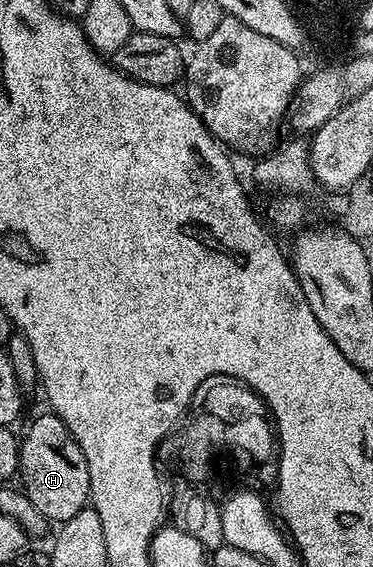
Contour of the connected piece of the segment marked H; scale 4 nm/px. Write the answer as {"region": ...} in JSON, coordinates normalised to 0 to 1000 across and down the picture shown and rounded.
{"region":[[[121,725],[75,757],[75,765],[59,771],[54,787],[54,824],[48,848],[56,848],[59,868],[75,877],[80,887],[139,922],[169,922],[198,915],[209,901],[239,896],[247,861],[241,859],[241,831],[231,817],[231,802],[220,802],[220,788],[188,767],[177,746],[155,739],[147,728]]]}

